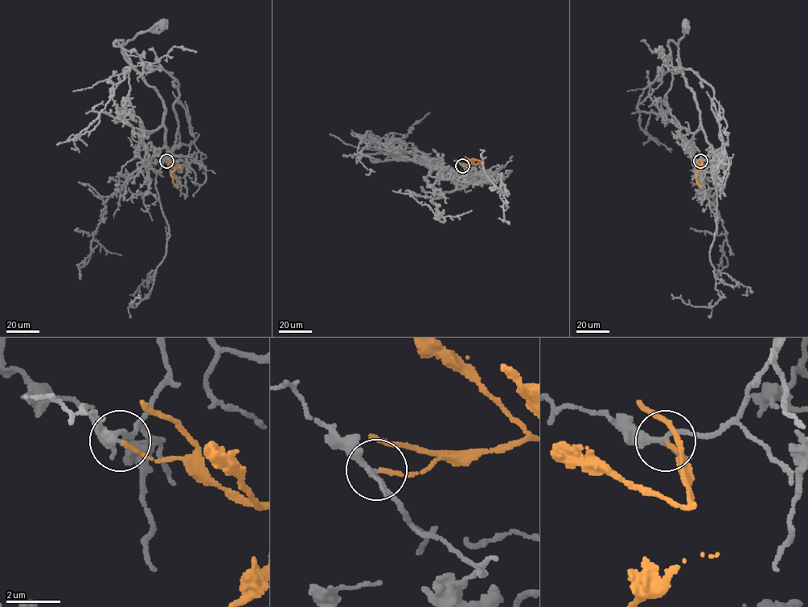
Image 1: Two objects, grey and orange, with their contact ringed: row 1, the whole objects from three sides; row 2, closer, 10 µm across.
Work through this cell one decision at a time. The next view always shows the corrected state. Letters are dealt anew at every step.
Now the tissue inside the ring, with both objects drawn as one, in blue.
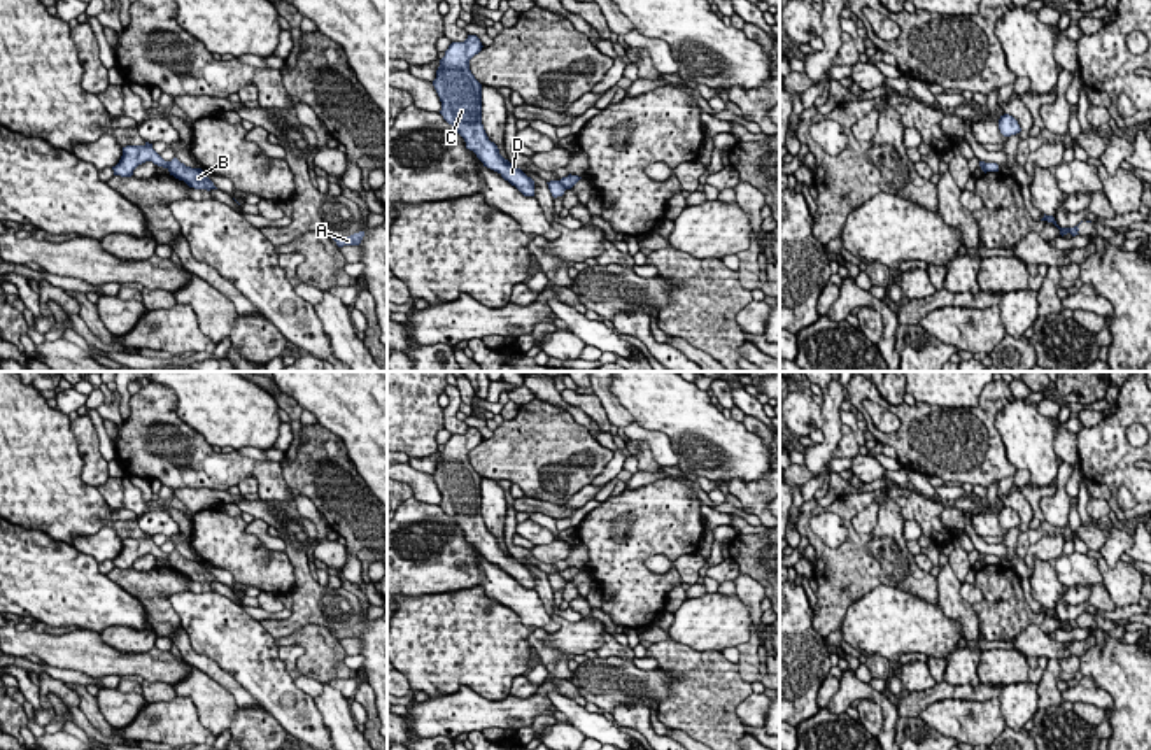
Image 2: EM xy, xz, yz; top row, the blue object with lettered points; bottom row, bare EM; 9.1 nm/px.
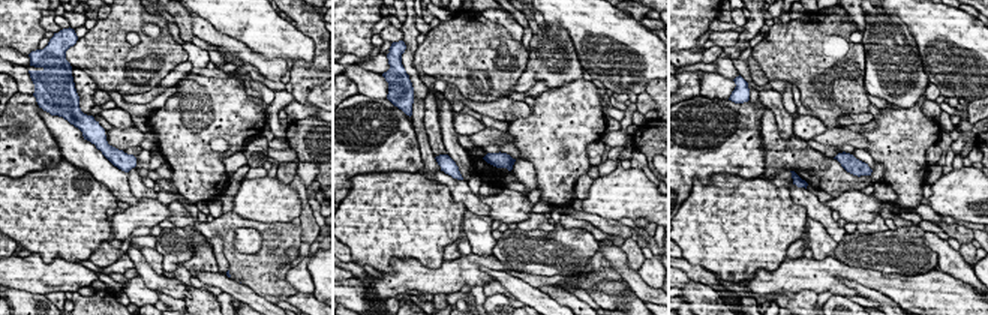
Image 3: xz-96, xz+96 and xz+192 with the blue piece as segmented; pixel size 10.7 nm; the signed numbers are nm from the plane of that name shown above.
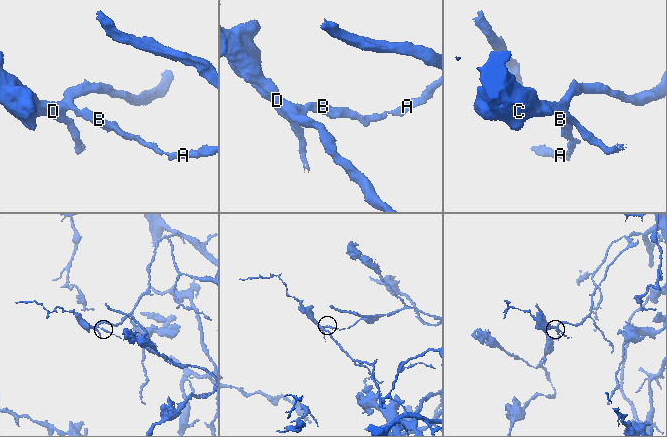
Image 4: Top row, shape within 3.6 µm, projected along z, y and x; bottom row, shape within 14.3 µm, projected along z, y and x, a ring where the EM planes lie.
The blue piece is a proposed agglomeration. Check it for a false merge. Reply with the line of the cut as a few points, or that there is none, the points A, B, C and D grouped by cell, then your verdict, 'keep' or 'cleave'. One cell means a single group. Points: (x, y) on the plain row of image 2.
xz (557, 573), (564, 582) | A B / C D | cleave

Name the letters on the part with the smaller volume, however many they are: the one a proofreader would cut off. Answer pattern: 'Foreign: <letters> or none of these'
Foreign: A, B

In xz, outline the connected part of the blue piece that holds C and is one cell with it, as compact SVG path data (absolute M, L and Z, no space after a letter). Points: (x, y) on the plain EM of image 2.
M477 428L452 435L440 452L433 478L440 489L443 512L464 531L484 559L498 564L524 589L534 589L534 573L499 547L482 517L482 477L470 463L470 452L482 443Z

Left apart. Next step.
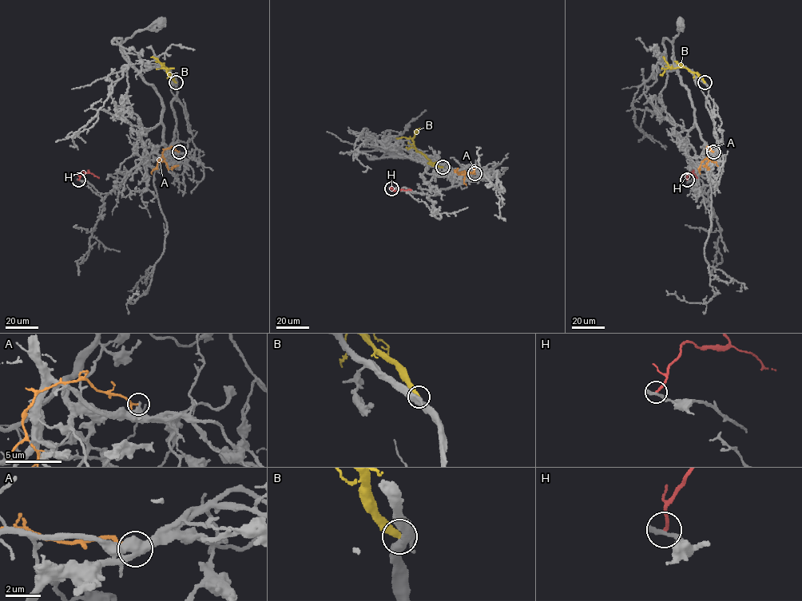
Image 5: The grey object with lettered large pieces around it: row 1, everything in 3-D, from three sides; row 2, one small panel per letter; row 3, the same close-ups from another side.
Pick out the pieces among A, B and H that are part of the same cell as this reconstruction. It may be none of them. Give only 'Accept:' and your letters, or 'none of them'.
Accept: none of them

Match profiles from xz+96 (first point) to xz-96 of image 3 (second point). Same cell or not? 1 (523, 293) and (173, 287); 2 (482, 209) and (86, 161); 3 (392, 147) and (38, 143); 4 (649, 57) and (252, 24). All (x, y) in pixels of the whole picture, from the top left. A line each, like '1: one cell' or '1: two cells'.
1: one cell
2: one cell
3: one cell
4: one cell

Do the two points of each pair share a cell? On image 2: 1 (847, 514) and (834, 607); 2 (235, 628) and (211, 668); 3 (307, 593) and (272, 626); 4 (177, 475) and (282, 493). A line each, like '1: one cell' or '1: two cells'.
1: one cell
2: two cells
3: one cell
4: one cell

